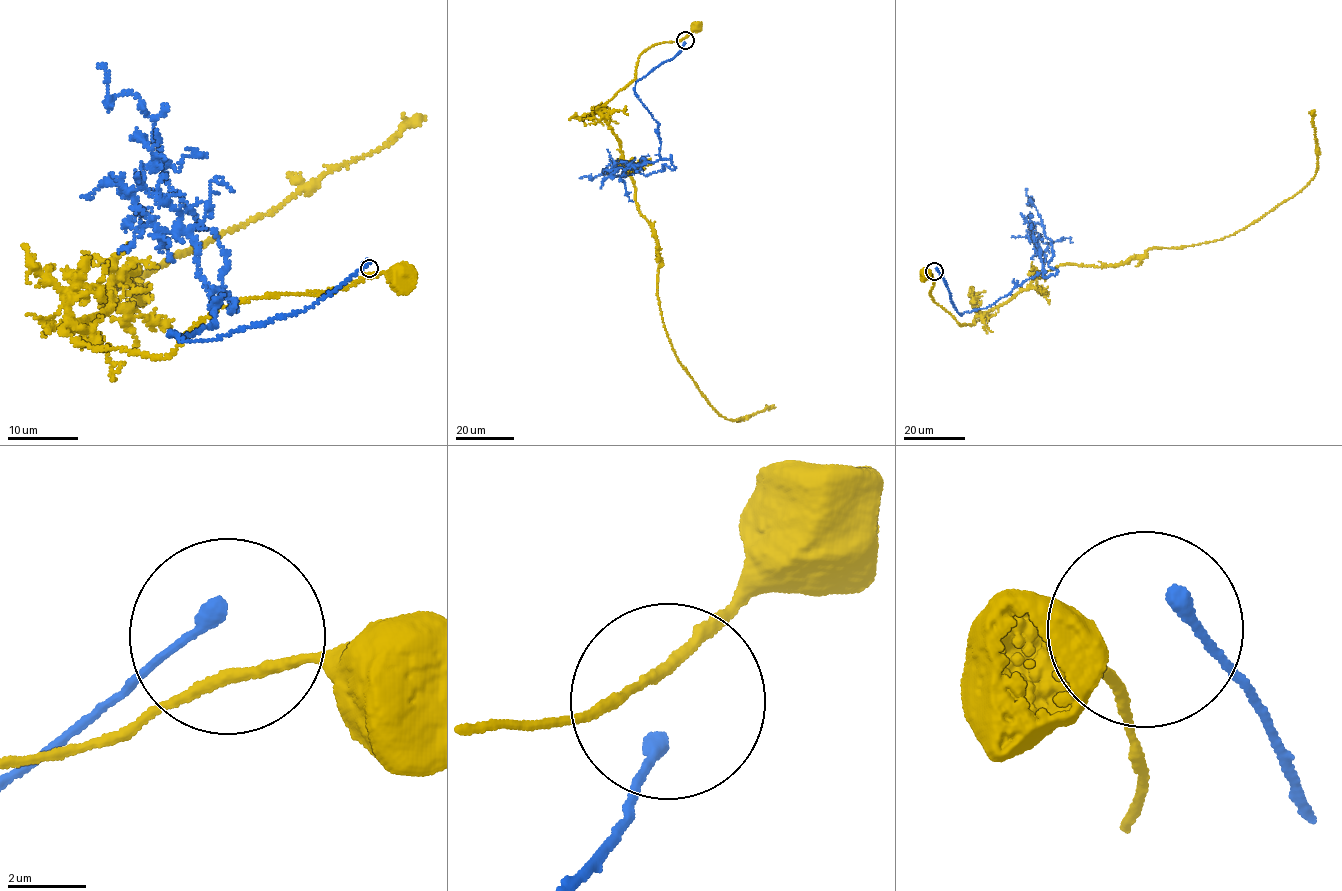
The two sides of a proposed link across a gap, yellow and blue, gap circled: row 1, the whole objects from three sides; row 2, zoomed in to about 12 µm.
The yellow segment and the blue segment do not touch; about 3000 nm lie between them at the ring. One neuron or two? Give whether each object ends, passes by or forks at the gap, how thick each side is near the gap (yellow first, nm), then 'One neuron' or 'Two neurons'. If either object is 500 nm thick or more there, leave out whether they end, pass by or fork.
At the ring yellow passes by. At the ring blue ends. Thickness 280 nm (yellow) against 460 nm. Two neurons

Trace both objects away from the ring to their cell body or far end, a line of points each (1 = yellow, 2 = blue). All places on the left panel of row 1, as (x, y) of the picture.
1: (370, 275), (401, 272)
2: (367, 263), (294, 314), (169, 336), (211, 328), (213, 289), (236, 307), (226, 264), (99, 63)

